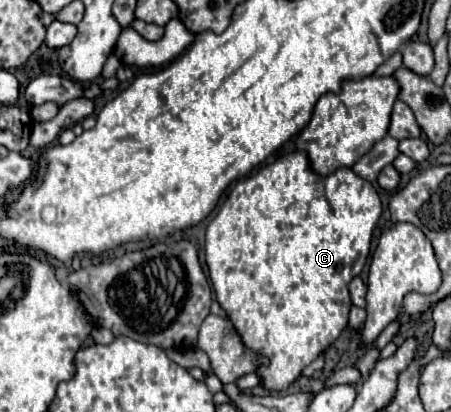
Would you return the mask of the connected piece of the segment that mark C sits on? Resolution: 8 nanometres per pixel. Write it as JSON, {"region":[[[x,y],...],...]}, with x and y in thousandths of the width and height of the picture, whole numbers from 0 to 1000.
{"region":[[[643,371],[630,376],[621,386],[612,386],[599,400],[585,400],[581,410],[572,410],[563,425],[523,439],[523,449],[510,459],[497,498],[488,502],[483,522],[470,532],[470,541],[461,546],[457,561],[457,595],[452,595],[452,614],[457,614],[457,643],[461,643],[461,663],[466,663],[466,682],[479,711],[479,726],[488,735],[488,745],[501,755],[501,769],[514,779],[519,799],[528,803],[541,842],[550,842],[554,852],[563,852],[572,867],[590,867],[594,886],[572,886],[568,891],[568,910],[576,915],[576,934],[594,949],[634,949],[647,930],[656,930],[670,910],[670,896],[678,886],[687,886],[705,862],[714,862],[745,823],[749,813],[763,803],[763,794],[772,789],[772,755],[780,745],[776,731],[776,711],[772,711],[772,687],[798,667],[816,614],[820,614],[820,580],[825,580],[825,561],[829,546],[838,541],[847,517],[847,493],[843,478],[834,468],[834,459],[816,444],[803,439],[798,430],[785,430],[785,415],[772,405],[758,405],[723,430],[710,430],[692,415],[678,371]]]}

